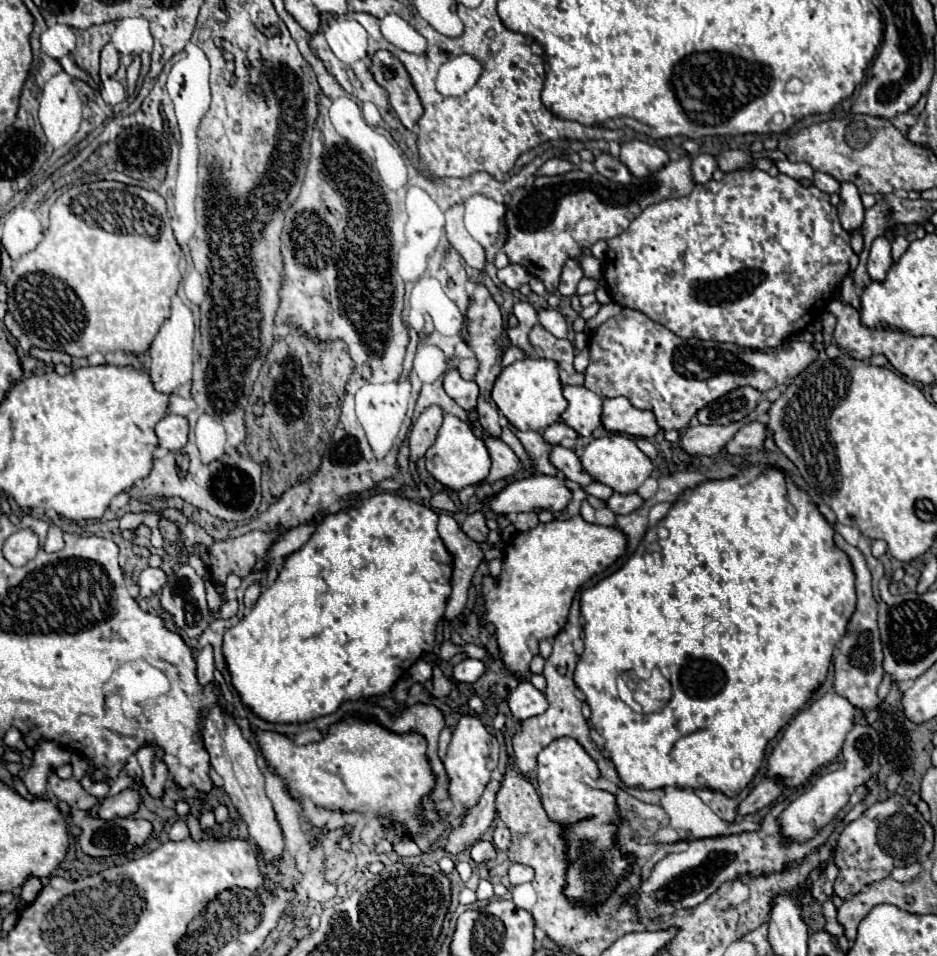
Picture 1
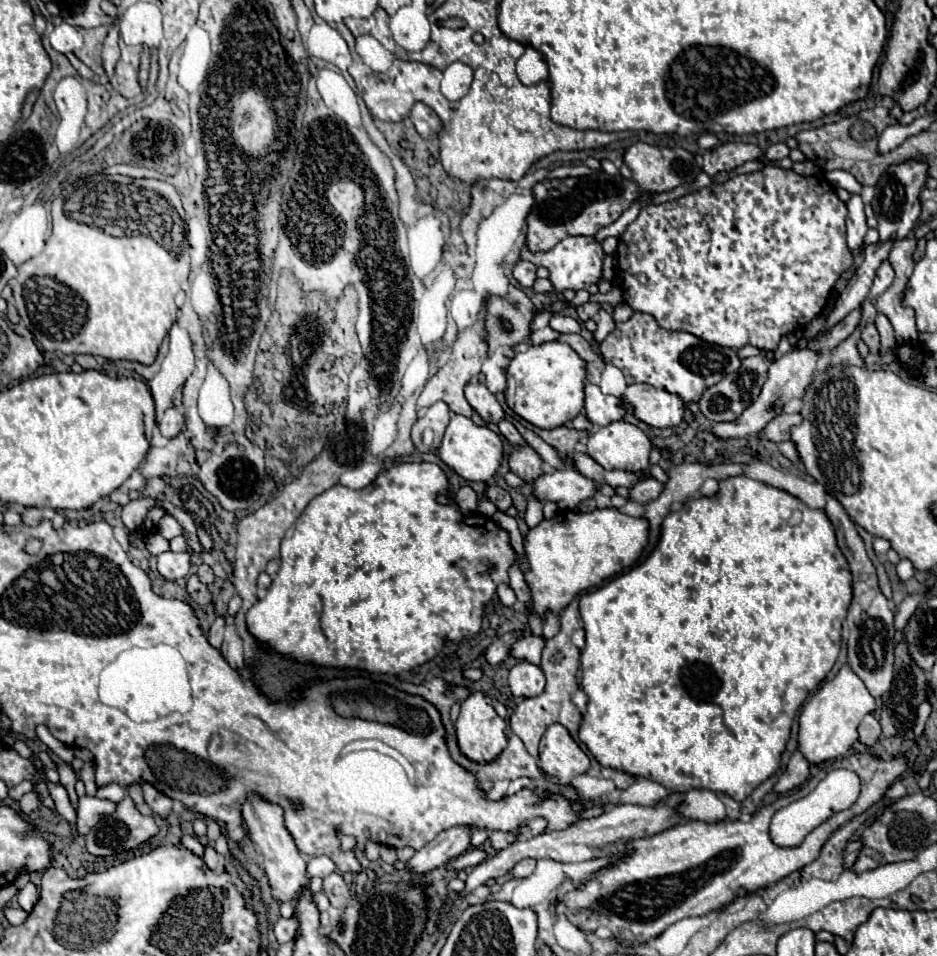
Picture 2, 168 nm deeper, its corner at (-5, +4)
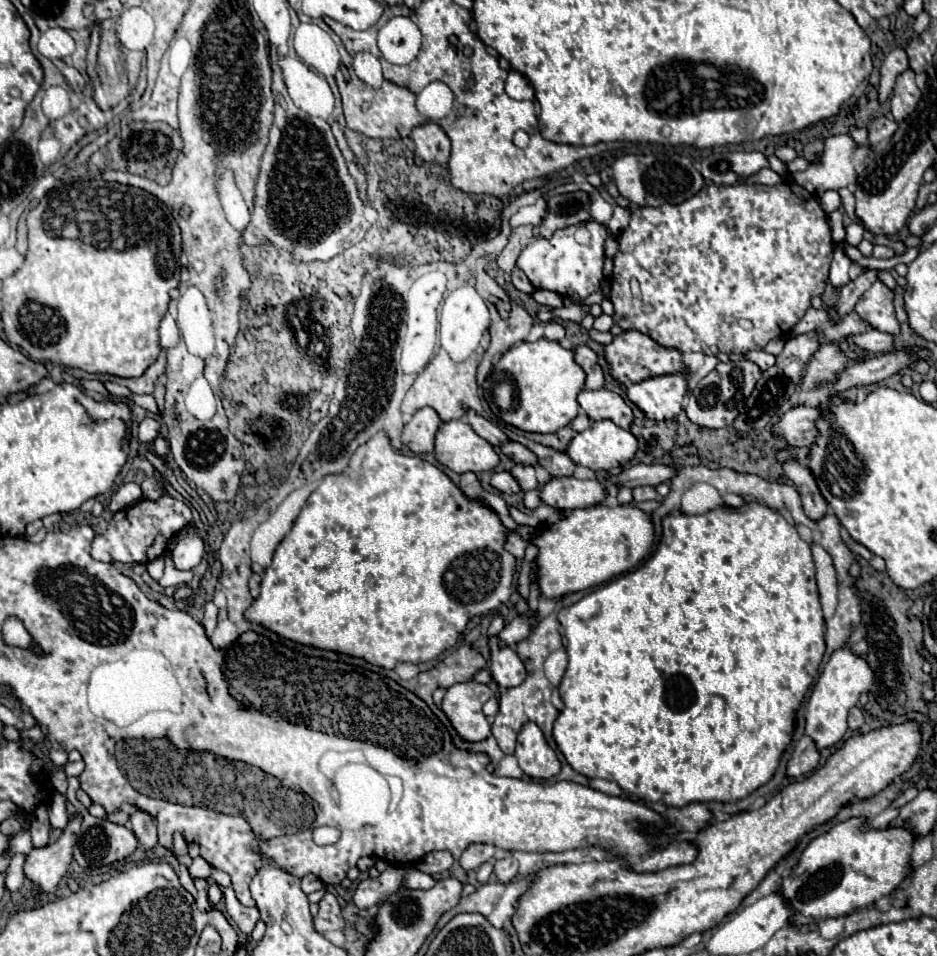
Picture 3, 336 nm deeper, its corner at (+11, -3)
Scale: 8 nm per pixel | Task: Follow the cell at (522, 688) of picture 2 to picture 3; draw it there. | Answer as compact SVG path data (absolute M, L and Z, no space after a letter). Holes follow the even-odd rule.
M496 615L490 623L490 629L488 629L488 635L490 635L490 641L488 641L488 645L490 645L490 673L500 687L508 689L508 687L520 685L526 679L526 669L514 649L498 645L498 633L502 629L504 629L504 619L500 615Z

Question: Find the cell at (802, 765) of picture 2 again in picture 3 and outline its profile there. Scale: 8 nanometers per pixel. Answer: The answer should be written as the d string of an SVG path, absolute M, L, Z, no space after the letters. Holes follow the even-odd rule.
M804 735L798 743L796 743L796 749L790 757L790 763L788 763L788 777L802 777L802 775L808 775L810 771L814 771L818 767L818 761L820 761L820 751L814 743L812 737Z

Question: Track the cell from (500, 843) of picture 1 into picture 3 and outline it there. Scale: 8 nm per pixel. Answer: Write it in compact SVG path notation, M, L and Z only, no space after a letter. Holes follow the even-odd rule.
M474 843L474 845L468 845L460 857L460 865L462 869L470 871L470 869L478 869L484 861L492 859L494 857L494 851L496 847L494 845L484 845L484 843Z

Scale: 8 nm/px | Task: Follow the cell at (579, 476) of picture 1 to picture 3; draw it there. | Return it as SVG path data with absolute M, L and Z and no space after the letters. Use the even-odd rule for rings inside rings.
M636 463L628 469L624 469L616 477L606 477L608 481L614 481L622 487L638 487L638 485L658 485L658 483L670 483L670 479L676 475L676 467L672 465L646 465L646 463Z

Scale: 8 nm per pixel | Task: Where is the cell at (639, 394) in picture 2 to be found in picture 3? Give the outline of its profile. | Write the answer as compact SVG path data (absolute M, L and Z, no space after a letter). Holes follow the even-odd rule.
M666 373L648 377L628 387L628 397L654 421L674 421L682 411L688 375Z

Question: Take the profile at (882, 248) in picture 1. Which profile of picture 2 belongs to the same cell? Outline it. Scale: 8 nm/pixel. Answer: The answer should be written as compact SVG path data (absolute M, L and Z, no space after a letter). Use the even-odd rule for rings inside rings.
M884 260L880 264L880 268L876 270L876 276L874 276L874 284L870 288L870 294L872 296L878 296L882 292L886 292L890 286L892 286L892 280L894 280L894 270L892 270L892 264L888 260Z

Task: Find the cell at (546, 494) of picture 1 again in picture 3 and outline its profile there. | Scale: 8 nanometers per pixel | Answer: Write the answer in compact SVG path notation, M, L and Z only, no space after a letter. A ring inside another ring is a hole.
M554 477L542 487L542 501L556 509L580 509L592 507L606 499L606 487L602 481L580 481L576 477Z

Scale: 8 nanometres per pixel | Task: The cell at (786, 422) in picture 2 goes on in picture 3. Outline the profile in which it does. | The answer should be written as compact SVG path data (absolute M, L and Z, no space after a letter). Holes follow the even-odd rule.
M792 407L782 419L774 425L774 433L778 433L790 447L810 447L816 437L816 421L820 419L818 407Z

